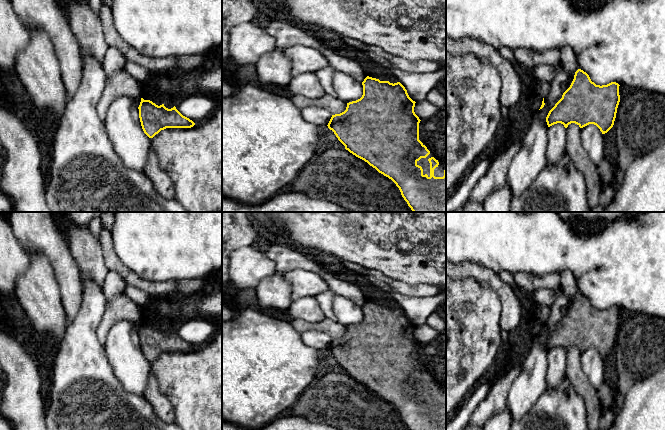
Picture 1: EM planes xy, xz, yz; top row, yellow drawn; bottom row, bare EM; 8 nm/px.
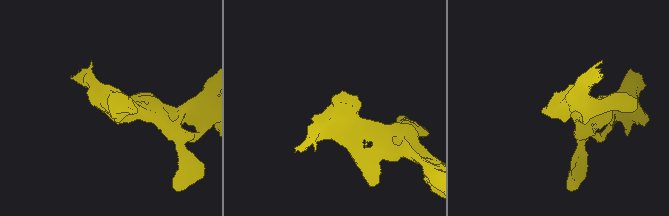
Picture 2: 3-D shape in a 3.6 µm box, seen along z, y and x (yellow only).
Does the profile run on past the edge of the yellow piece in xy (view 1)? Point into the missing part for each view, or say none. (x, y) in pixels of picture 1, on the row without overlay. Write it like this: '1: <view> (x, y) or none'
1: none

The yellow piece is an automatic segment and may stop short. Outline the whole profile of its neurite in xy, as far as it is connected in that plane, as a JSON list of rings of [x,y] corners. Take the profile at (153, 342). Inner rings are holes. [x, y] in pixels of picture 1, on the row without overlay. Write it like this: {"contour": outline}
{"contour": [[[141,322],[139,342],[144,357],[153,362],[166,352],[191,352],[195,347],[183,340],[174,330],[168,333],[164,328],[158,330],[150,324]]]}

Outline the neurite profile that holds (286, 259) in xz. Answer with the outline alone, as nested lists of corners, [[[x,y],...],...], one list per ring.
[[[272,244],[265,252],[266,256],[275,263],[276,272],[285,274],[294,269],[304,269],[320,275],[328,284],[329,290],[337,295],[347,297],[362,307],[367,299],[362,290],[351,283],[342,281],[332,274],[327,273],[309,255],[293,250],[290,247]]]

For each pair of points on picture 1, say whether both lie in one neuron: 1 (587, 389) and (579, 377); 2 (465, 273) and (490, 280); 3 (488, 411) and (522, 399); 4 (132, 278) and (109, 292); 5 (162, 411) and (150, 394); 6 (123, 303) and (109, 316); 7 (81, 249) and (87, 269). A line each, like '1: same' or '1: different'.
1: same
2: same
3: different
4: different
5: same
6: same
7: same

